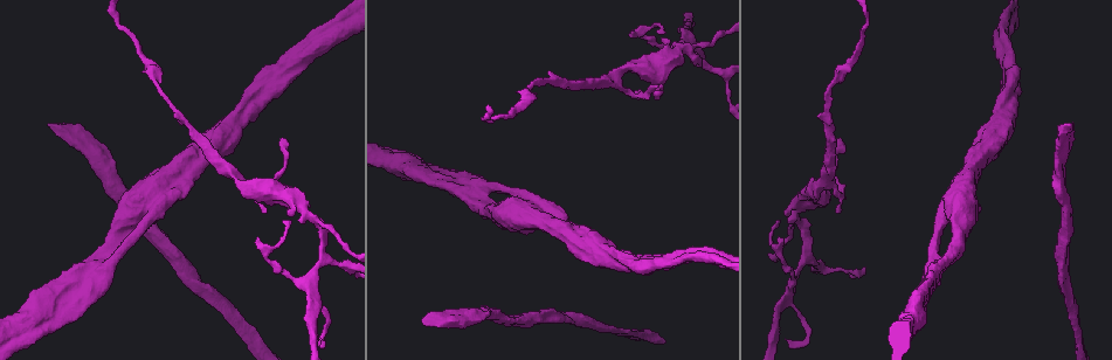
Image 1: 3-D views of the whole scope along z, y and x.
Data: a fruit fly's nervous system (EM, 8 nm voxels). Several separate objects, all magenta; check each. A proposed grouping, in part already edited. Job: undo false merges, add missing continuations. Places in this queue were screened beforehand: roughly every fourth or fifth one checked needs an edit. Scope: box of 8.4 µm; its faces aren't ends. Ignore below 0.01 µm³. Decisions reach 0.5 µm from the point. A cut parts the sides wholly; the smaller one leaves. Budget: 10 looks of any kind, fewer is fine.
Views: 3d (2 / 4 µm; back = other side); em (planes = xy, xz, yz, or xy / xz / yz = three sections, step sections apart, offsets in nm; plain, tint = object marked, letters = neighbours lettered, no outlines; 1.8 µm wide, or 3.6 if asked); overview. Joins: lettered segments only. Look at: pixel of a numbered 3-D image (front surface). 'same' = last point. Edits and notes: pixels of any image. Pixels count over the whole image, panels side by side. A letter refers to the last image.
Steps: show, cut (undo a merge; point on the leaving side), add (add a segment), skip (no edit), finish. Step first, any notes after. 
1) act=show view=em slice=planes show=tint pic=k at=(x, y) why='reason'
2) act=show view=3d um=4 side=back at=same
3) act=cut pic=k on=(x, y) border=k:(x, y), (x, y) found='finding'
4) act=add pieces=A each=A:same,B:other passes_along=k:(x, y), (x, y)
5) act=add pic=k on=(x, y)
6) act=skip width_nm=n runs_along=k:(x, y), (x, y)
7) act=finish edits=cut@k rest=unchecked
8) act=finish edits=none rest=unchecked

act=show view=3d um=4 side=back pic=1 at=(155, 209) why='thick turns thin'

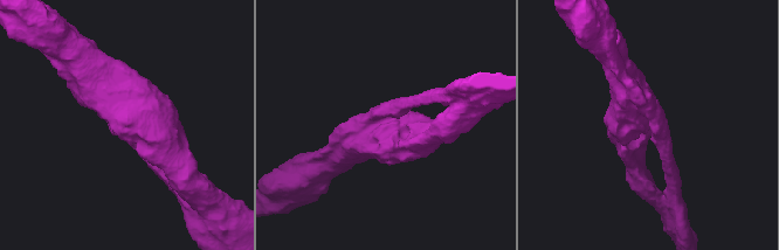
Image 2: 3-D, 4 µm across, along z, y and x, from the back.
act=show view=em slice=yz step=8 show=tint pic=2 at=(647, 119) why='now the EM'

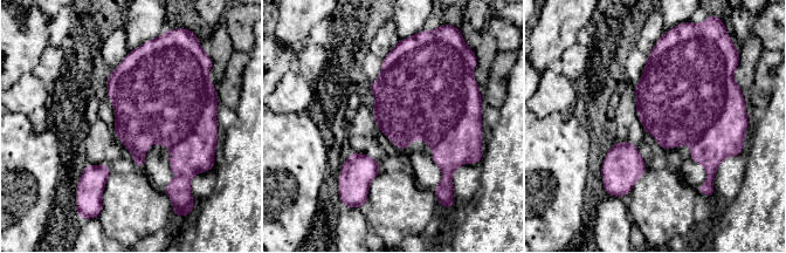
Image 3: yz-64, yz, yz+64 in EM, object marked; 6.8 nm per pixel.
act=show view=em slice=yz step=8 show=letters at=same

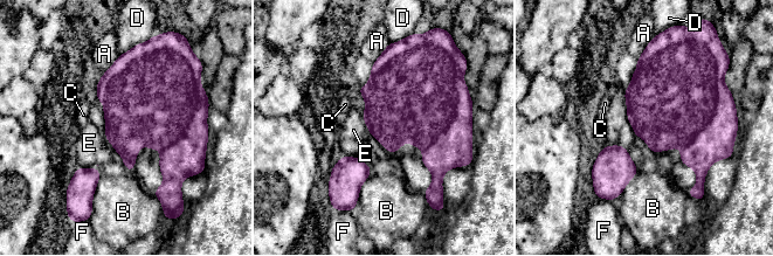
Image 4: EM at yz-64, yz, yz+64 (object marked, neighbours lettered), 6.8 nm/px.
act=skip width_nm=460 each=A:other,B:other,C:other,D:other,E:other,F:other found='all the same cell'

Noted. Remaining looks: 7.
act=show view=3d um=2 side=back pic=1 at=(421, 319) why='an open end'

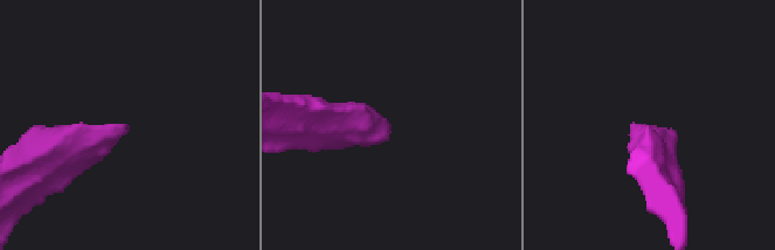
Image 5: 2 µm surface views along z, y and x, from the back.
act=show view=em slice=planes show=letters pic=5 at=(652, 126) why='now the EM'

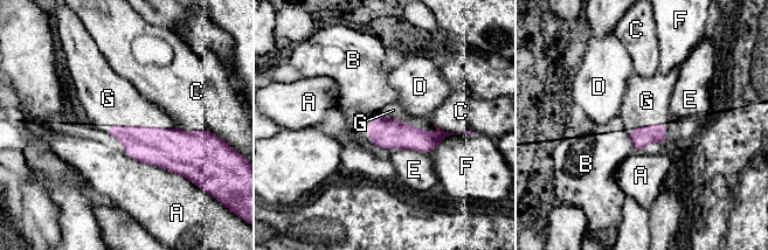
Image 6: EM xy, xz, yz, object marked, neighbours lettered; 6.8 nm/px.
act=add pieces=G longest_contact=G:480nm each=A:other,B:other,C:other,D:other,E:other,F:other,G:same passes_along=6:(167, 148), (139, 126), (113, 101) found='it goes on there'

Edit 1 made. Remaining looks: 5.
act=show view=overview why='redraw'

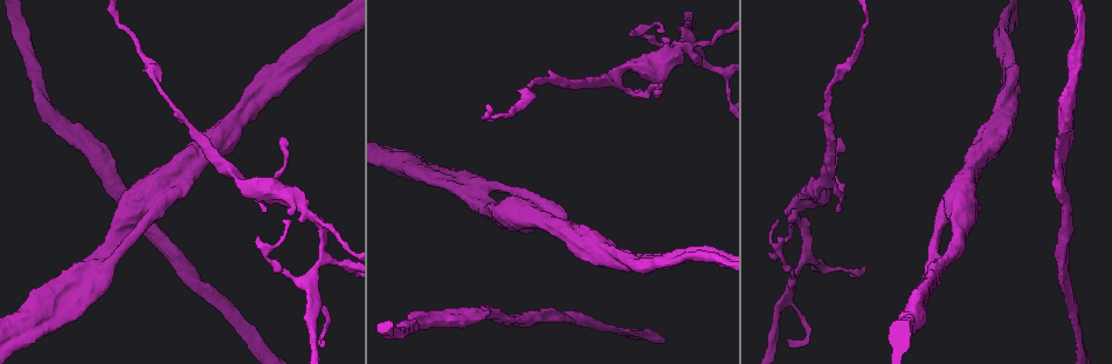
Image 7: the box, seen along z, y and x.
act=show view=3d um=4 pic=7 at=(936, 270) why='looks like a crossing'

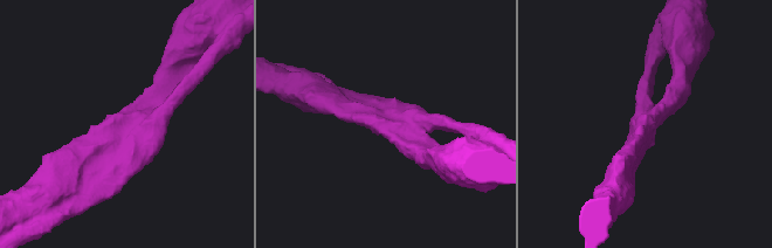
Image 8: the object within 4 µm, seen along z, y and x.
act=show view=em um=3.6 slice=planes show=plain pic=8 at=(137, 125) why='now the EM'

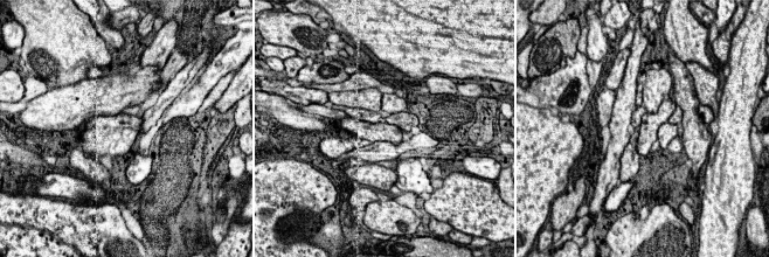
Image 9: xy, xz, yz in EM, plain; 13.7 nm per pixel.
act=show view=em um=3.6 slice=planes show=letters at=same

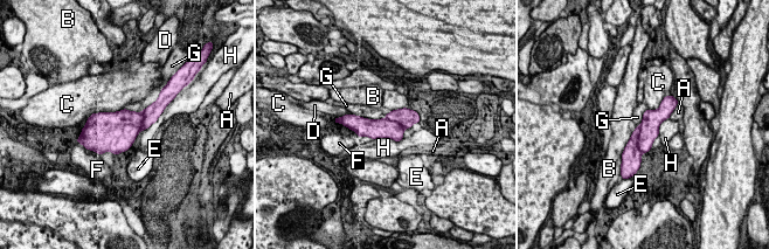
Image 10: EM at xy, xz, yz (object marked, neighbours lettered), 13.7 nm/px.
act=skip each=A:other,B:other,C:other,D:other,E:other,F:other,G:other,H:other runs_along=10:(669, 101), (637, 145), (637, 158) found='all the same cell'

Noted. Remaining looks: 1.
act=show view=em slice=planes show=letters pic=7 at=(778, 254) why='abrupt turn'

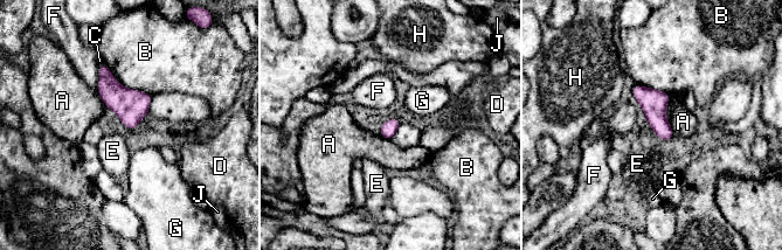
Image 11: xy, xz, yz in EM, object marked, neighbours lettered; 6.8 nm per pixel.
act=skip each=A:other,B:other,C:other,D:other,E:other,F:other,G:other,H:other,J:other border=11:(97, 91), (106, 105) found='one cell here'

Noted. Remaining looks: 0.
act=finish edits=add@6 rest=unchecked

